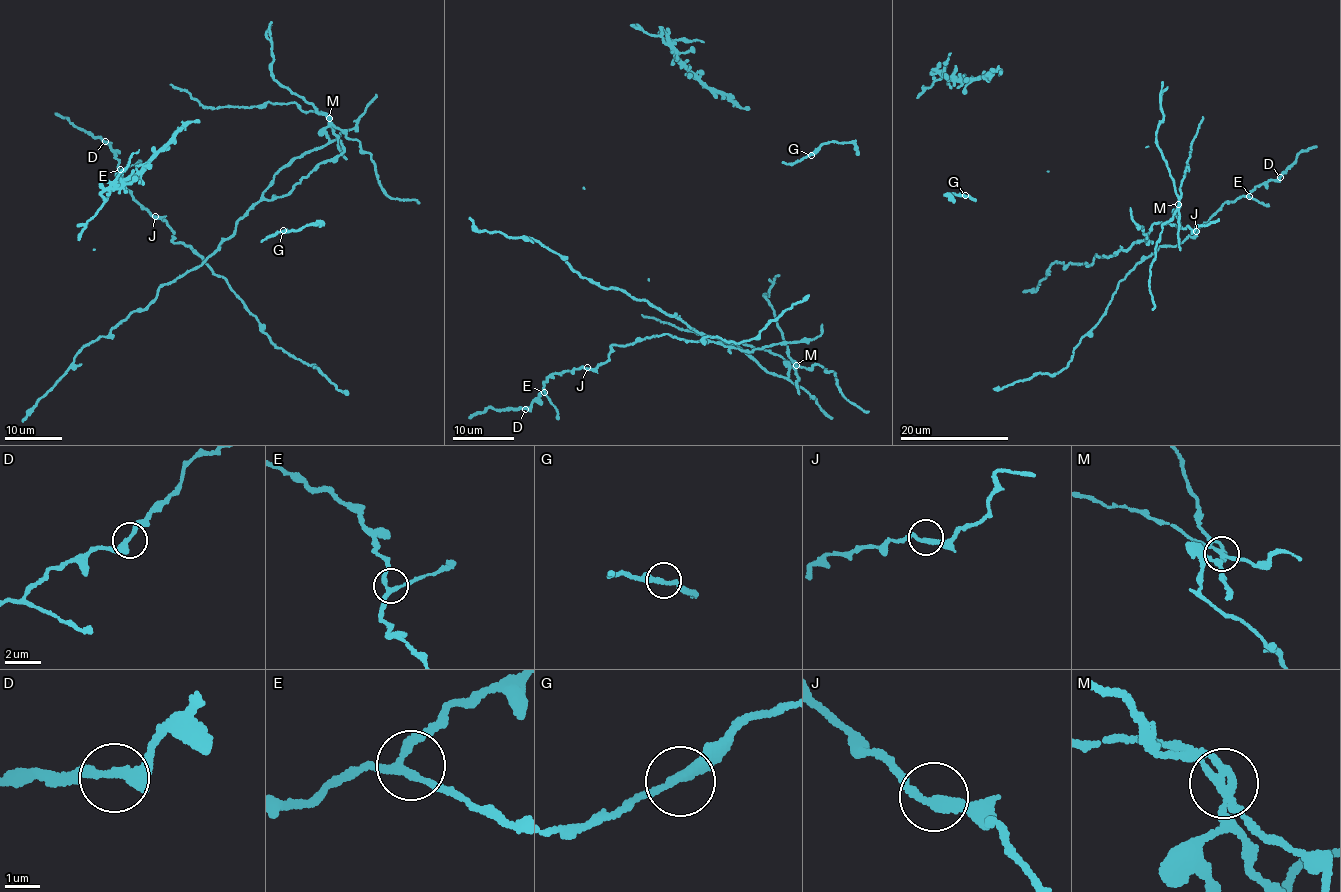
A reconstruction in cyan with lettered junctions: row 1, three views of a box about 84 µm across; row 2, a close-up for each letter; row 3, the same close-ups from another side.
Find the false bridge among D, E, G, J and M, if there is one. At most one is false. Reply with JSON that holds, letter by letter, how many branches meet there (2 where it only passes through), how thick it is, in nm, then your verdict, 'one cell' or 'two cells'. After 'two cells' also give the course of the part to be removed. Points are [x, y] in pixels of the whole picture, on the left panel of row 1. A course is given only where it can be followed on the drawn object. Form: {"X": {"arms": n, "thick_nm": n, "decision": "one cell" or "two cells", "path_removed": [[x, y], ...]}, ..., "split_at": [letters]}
{"D": {"arms": 2, "thick_nm": 280, "decision": "one cell"}, "E": {"arms": 3, "thick_nm": 180, "decision": "one cell"}, "G": {"arms": 2, "thick_nm": 240, "decision": "one cell"}, "J": {"arms": 2, "thick_nm": 280, "decision": "one cell"}, "M": {"arms": 3, "thick_nm": 220, "decision": "two cells", "path_removed": [[328, 118], [326, 143], [278, 171], [235, 231], [200, 265], [162, 285], [144, 309], [87, 343], [22, 422]]}, "split_at": ["M"]}

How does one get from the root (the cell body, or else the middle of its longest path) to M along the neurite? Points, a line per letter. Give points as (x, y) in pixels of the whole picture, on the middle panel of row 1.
M: (631, 296), (681, 320), (715, 342), (735, 342), (749, 358), (772, 373), (788, 377), (790, 365), (795, 365)

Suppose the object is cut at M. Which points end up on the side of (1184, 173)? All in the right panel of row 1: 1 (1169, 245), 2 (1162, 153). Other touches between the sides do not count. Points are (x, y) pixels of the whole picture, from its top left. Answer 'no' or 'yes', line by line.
1: yes
2: no

